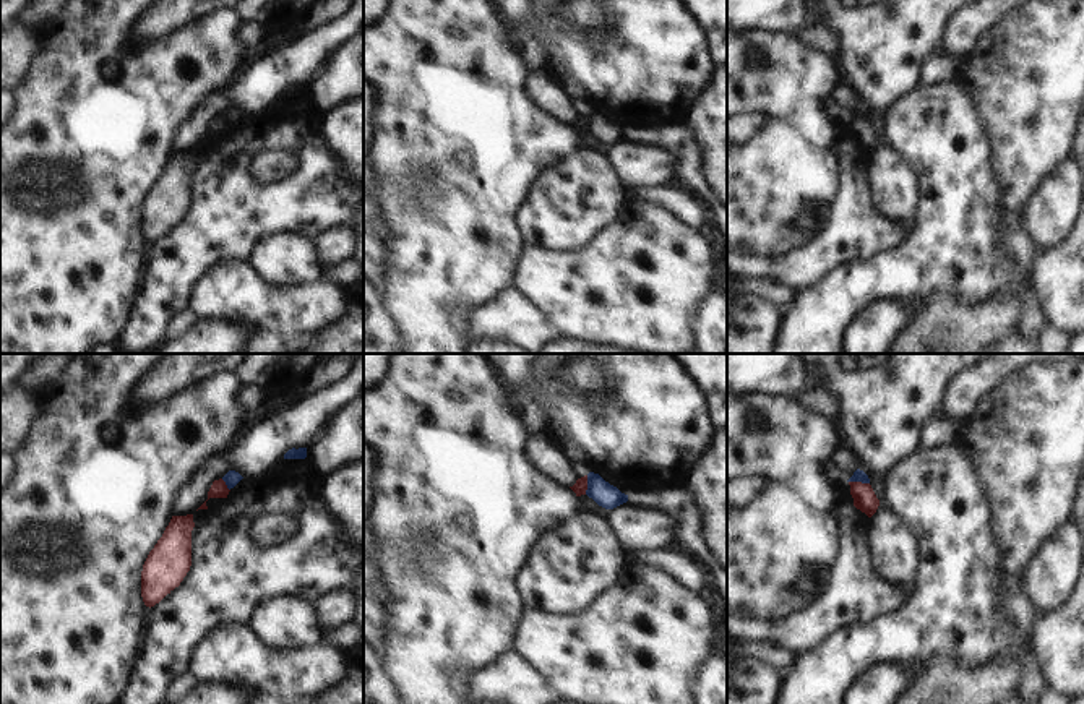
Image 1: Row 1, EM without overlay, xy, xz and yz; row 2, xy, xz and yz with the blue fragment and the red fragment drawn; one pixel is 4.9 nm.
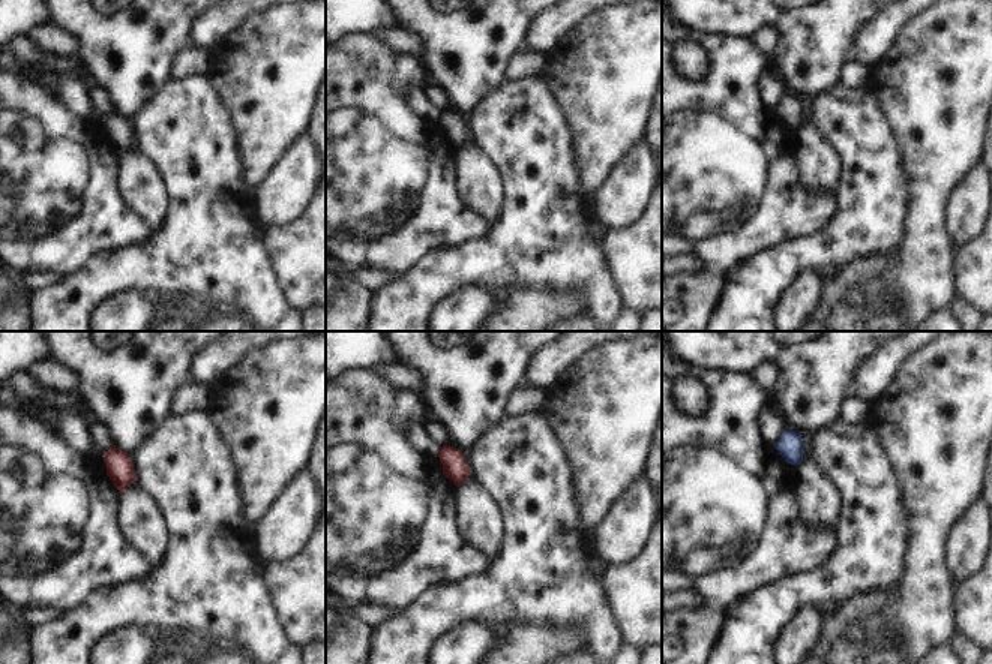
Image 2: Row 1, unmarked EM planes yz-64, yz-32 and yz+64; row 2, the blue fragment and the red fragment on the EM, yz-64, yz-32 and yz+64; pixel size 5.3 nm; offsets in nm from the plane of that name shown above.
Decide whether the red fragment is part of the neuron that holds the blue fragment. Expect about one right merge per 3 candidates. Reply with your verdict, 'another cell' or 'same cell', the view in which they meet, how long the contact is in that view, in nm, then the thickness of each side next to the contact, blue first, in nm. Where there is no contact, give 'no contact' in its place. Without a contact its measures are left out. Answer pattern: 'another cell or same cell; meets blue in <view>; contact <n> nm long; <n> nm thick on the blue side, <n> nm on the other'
another cell; meets blue in yz; contact 110 nm long; 60 nm thick on the blue side, 120 nm on the other

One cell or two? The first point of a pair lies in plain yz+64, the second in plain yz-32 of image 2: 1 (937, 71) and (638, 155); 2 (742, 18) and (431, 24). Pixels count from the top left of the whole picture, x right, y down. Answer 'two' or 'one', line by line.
1: two
2: two

